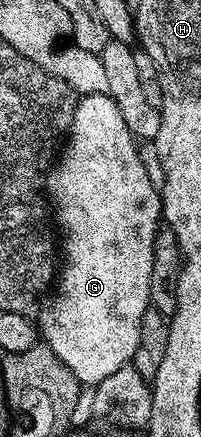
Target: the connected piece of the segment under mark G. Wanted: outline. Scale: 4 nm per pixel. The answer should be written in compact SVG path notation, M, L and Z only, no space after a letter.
M104 92L81 96L63 151L47 173L47 196L59 229L59 248L63 260L65 256L65 269L62 272L60 269L57 293L56 288L52 293L53 301L51 296L40 309L39 332L63 366L67 366L67 370L71 370L85 386L96 386L132 361L139 343L140 323L144 312L151 307L149 283L153 247L163 224L161 193L155 180L153 184L149 177L137 147L138 141L131 130L127 130L127 122L123 122L123 114L119 114L119 106L110 96Z

